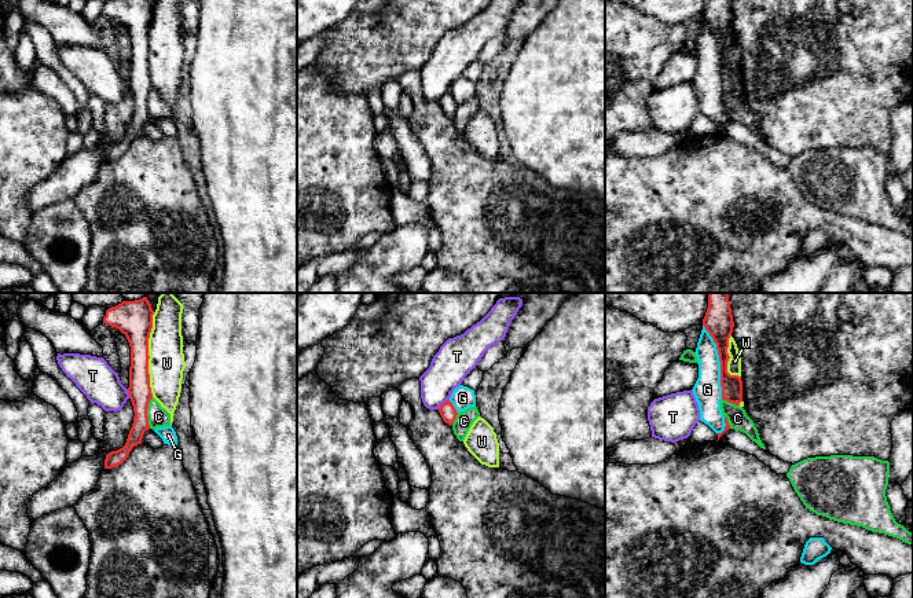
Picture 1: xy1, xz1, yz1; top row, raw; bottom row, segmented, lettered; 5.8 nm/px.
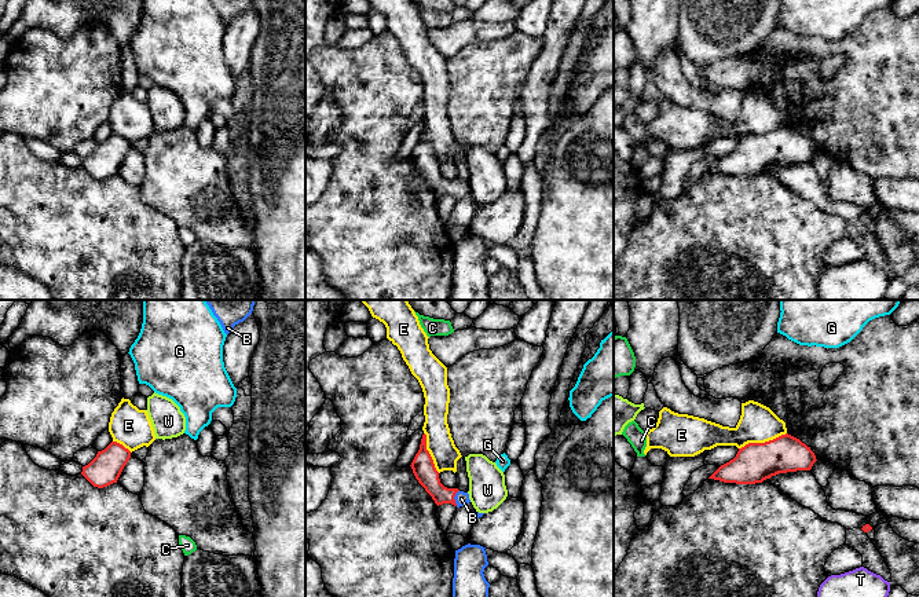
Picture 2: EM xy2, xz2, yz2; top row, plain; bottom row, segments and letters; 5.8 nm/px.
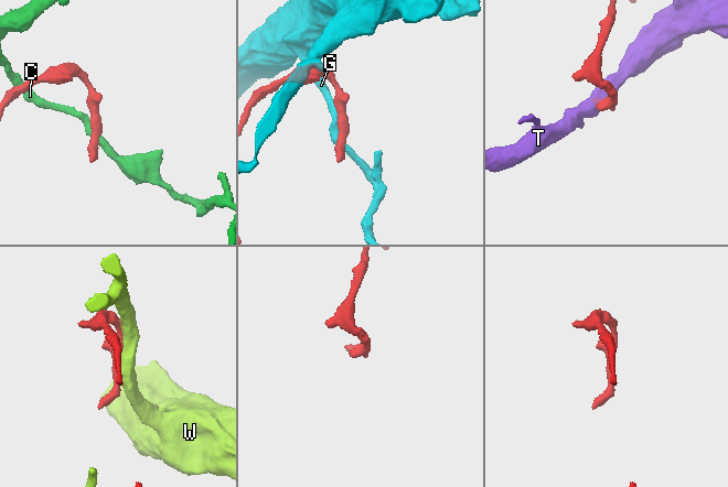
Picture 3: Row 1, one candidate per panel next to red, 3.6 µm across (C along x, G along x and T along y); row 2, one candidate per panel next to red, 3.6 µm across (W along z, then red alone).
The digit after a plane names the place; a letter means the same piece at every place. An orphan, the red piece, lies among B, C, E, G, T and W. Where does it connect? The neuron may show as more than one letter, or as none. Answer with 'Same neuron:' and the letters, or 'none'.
Same neuron: B

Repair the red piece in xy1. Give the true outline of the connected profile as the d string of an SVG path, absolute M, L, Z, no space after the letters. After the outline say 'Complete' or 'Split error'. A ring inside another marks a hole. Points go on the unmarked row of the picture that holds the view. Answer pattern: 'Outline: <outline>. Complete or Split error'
Outline: M109 0L103 15L118 21L131 38L129 91L133 98L133 115L122 140L106 147L104 161L121 157L150 121L147 100L153 91L148 66L148 30L153 21L153 0Z. Complete

